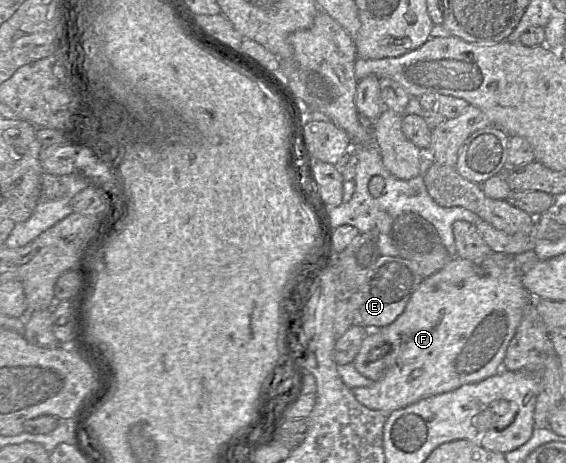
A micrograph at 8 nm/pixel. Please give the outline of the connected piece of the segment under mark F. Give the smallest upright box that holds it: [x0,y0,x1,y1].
[351,252,534,414]

